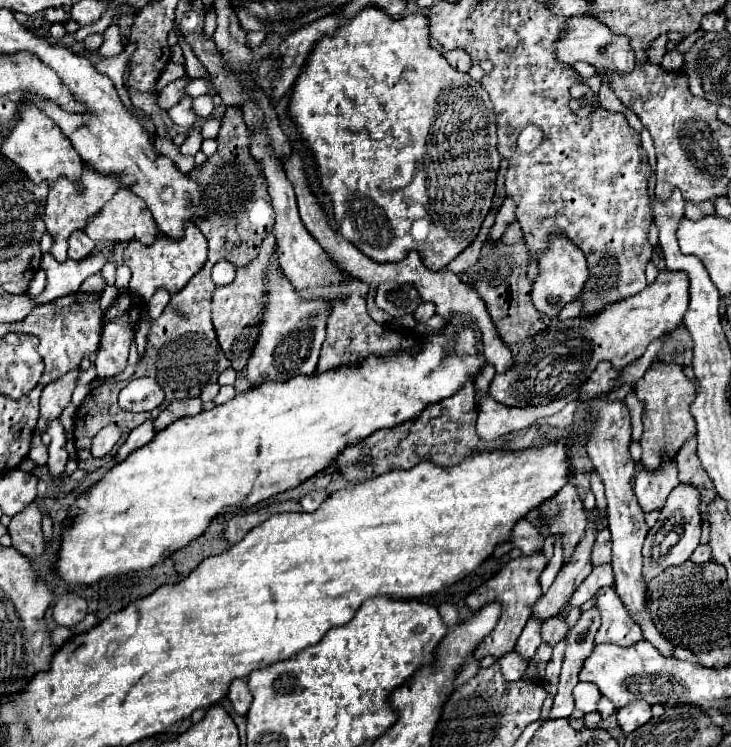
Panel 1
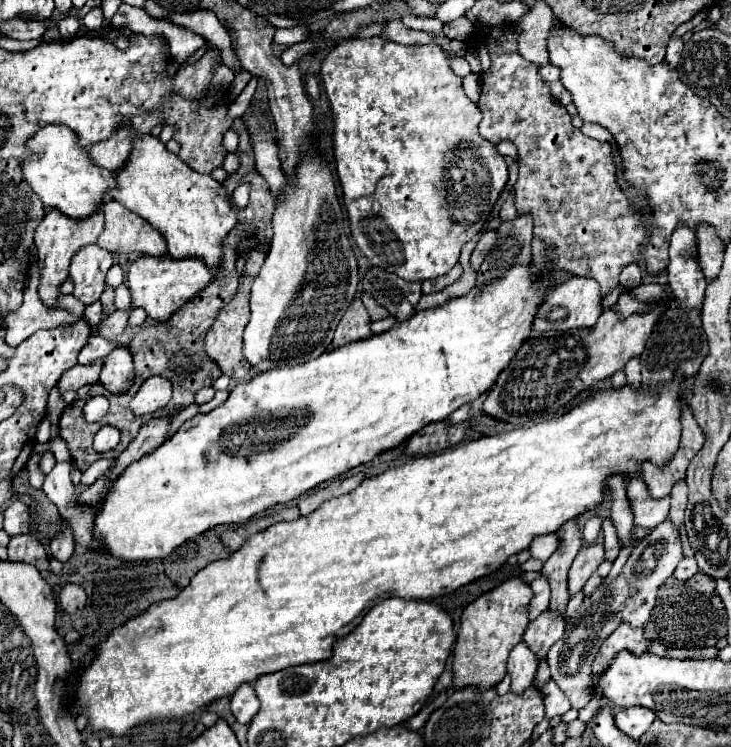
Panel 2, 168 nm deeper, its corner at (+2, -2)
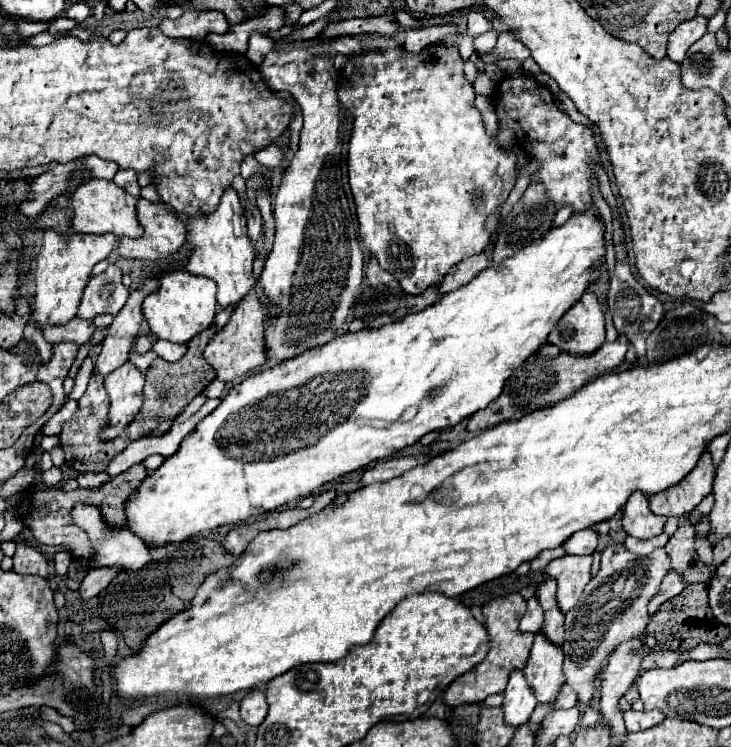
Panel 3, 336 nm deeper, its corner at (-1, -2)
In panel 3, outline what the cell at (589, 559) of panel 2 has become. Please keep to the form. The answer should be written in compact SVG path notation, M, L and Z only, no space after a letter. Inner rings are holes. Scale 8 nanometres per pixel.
M564 555L558 559L552 559L544 573L550 577L556 577L558 581L558 607L568 613L580 599L584 587L590 581L590 567L592 567L592 555L576 557L576 555Z

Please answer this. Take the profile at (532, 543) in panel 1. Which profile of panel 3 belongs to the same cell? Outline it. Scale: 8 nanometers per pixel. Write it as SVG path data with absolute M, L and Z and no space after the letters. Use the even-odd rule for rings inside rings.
M582 529L576 531L566 543L562 543L562 549L570 555L592 555L598 545L598 535L594 529Z

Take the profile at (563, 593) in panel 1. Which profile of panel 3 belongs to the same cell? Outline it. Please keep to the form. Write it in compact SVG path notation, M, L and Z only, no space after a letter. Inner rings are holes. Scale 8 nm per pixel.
M542 631L534 633L534 645L526 663L526 679L534 685L540 703L552 703L558 695L560 685L566 681L562 673L564 653L558 645L548 641Z

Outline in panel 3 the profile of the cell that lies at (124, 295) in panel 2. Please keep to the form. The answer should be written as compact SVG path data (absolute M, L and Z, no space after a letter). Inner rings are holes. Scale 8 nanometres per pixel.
M110 263L104 273L90 277L78 307L78 317L94 319L100 313L118 315L128 295L128 289L122 285L122 271Z

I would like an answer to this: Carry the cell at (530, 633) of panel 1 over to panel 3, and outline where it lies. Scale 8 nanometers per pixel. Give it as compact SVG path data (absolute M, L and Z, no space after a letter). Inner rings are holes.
M514 669L508 681L508 687L504 689L504 713L506 721L510 725L522 725L530 719L534 707L536 707L536 695L534 689L528 685L526 675L522 669Z

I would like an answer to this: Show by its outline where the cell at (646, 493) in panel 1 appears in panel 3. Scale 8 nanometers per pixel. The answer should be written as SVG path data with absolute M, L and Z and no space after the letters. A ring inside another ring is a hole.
M634 491L624 505L624 531L638 539L650 539L662 533L662 527L666 523L666 517L656 515L648 507L648 497L640 491Z

